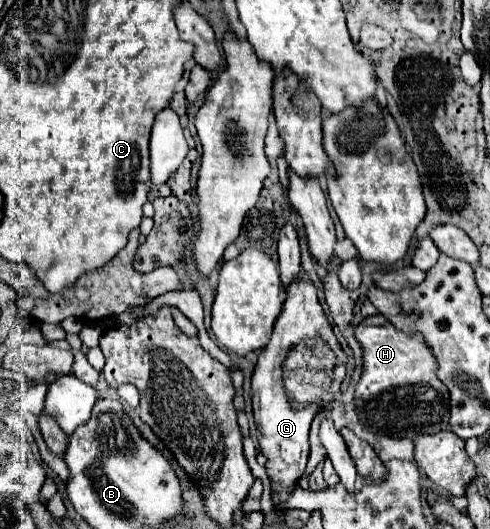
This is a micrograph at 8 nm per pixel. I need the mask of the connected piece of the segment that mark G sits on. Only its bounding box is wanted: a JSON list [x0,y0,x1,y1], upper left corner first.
[253,222,347,506]

